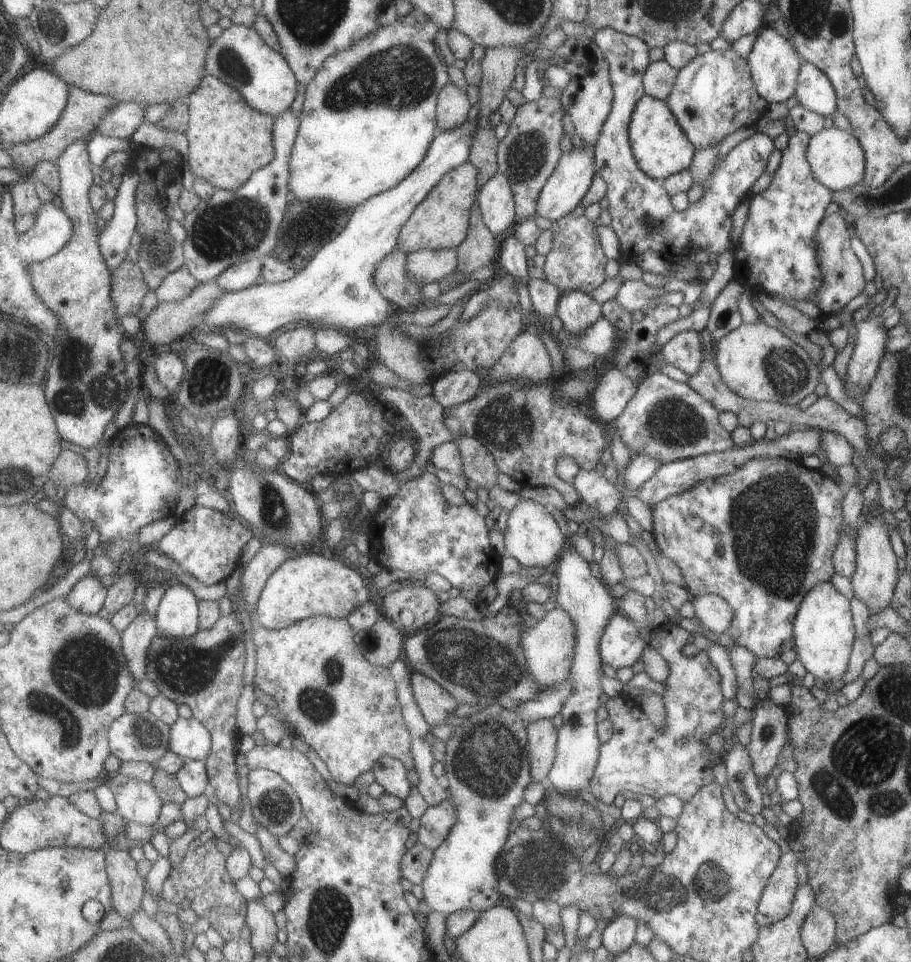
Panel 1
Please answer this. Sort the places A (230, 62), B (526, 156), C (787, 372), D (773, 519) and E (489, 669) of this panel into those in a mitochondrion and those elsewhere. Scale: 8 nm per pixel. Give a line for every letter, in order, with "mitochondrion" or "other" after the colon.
A: mitochondrion
B: mitochondrion
C: mitochondrion
D: mitochondrion
E: mitochondrion

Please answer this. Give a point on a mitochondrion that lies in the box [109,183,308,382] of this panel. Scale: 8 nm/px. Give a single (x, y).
(229, 230)

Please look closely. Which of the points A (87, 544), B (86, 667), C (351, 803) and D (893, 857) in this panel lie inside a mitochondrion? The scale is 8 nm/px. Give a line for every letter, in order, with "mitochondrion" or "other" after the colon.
A: other
B: mitochondrion
C: other
D: other

